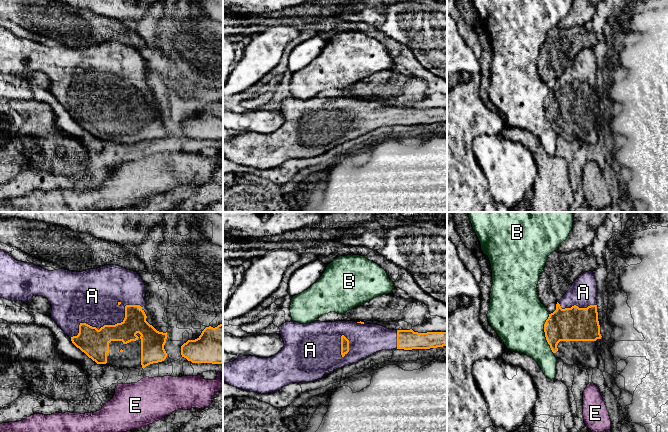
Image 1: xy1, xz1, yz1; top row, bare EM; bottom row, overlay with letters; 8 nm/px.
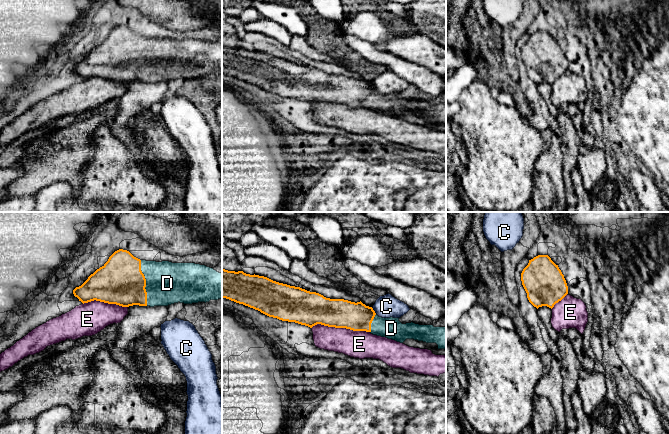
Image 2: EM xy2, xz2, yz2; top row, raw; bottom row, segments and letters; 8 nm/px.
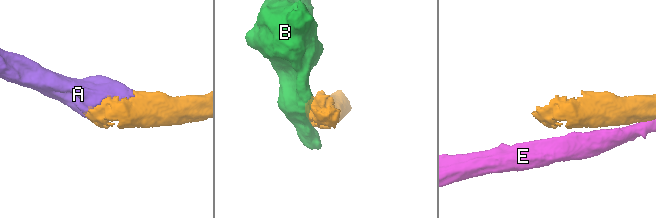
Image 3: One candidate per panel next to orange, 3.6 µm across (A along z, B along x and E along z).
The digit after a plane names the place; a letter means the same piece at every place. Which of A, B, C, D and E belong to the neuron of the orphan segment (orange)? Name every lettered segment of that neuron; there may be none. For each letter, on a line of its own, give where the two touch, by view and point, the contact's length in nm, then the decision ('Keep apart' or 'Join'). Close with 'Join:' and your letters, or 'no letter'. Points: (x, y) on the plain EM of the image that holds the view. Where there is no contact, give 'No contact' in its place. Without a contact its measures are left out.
A: Touches orange at xy1 (108, 101). Shared border 600 nm. Join
B: Touches orange at yz1 (545, 110). Shared border 320 nm. Keep apart
C: Touches orange at xz2 (373, 86). Shared border 70 nm. Keep apart
D: Touches orange at xy2 (145, 59). Shared border 380 nm. Join
E: Touches orange at xz2 (340, 103). Shared border 480 nm. Keep apart
Join: A, D

